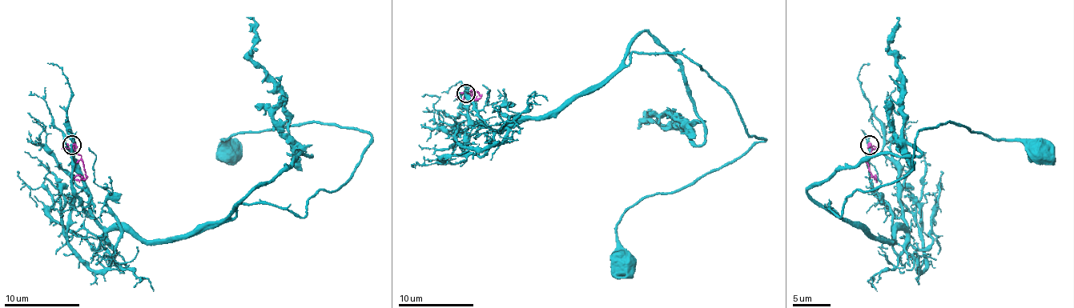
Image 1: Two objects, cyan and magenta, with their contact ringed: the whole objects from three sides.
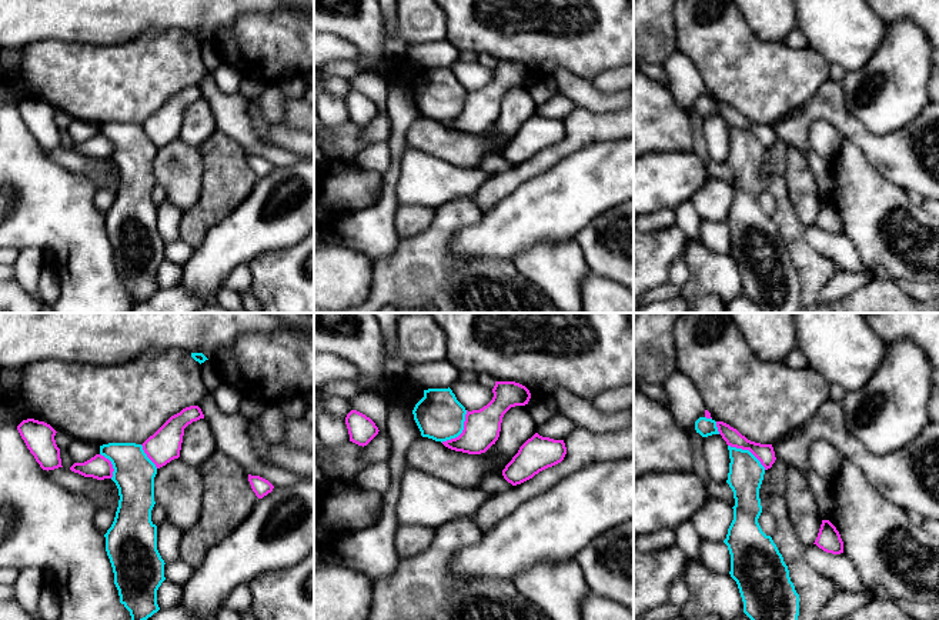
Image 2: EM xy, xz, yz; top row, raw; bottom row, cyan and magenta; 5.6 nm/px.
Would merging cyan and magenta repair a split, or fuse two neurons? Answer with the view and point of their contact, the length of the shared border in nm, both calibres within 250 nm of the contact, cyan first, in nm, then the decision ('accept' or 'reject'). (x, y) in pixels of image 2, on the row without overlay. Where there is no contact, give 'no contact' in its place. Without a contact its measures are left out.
xz (461, 112) | 240 nm | 280/200 nm | reject

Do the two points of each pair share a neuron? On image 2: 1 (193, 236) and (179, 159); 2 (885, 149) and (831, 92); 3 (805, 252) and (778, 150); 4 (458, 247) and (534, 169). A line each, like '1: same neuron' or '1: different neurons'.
1: different neurons
2: same neuron
3: same neuron
4: different neurons

